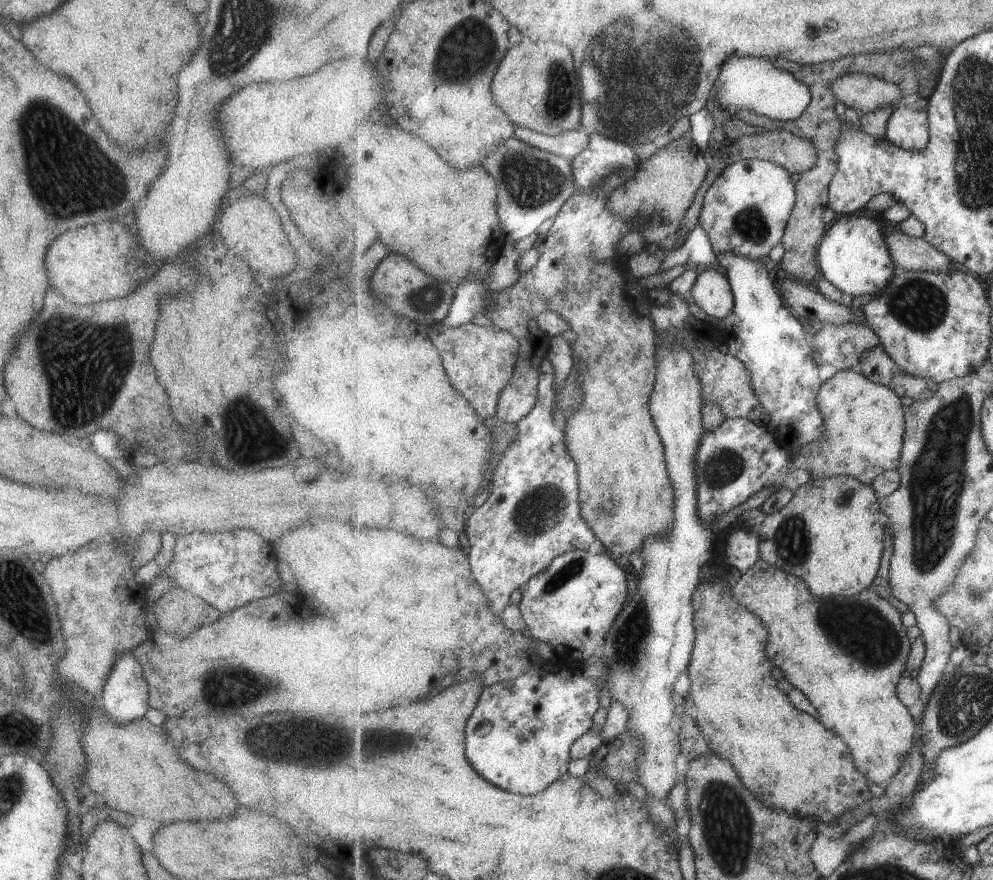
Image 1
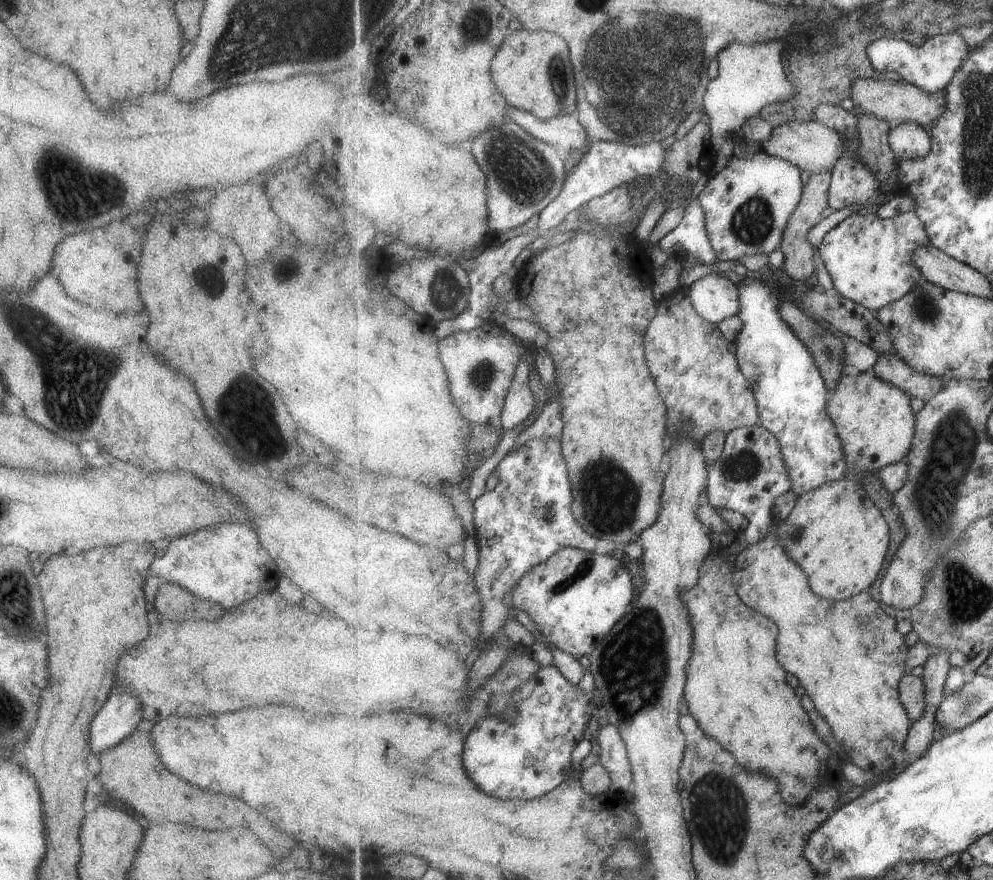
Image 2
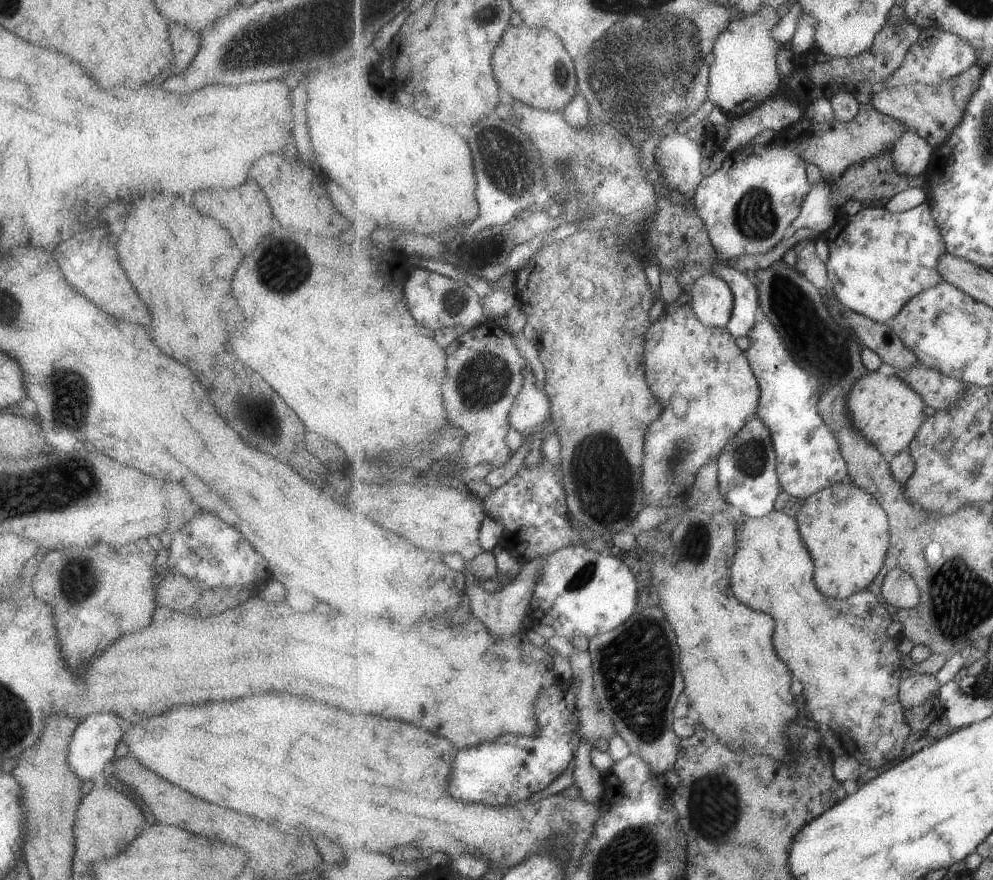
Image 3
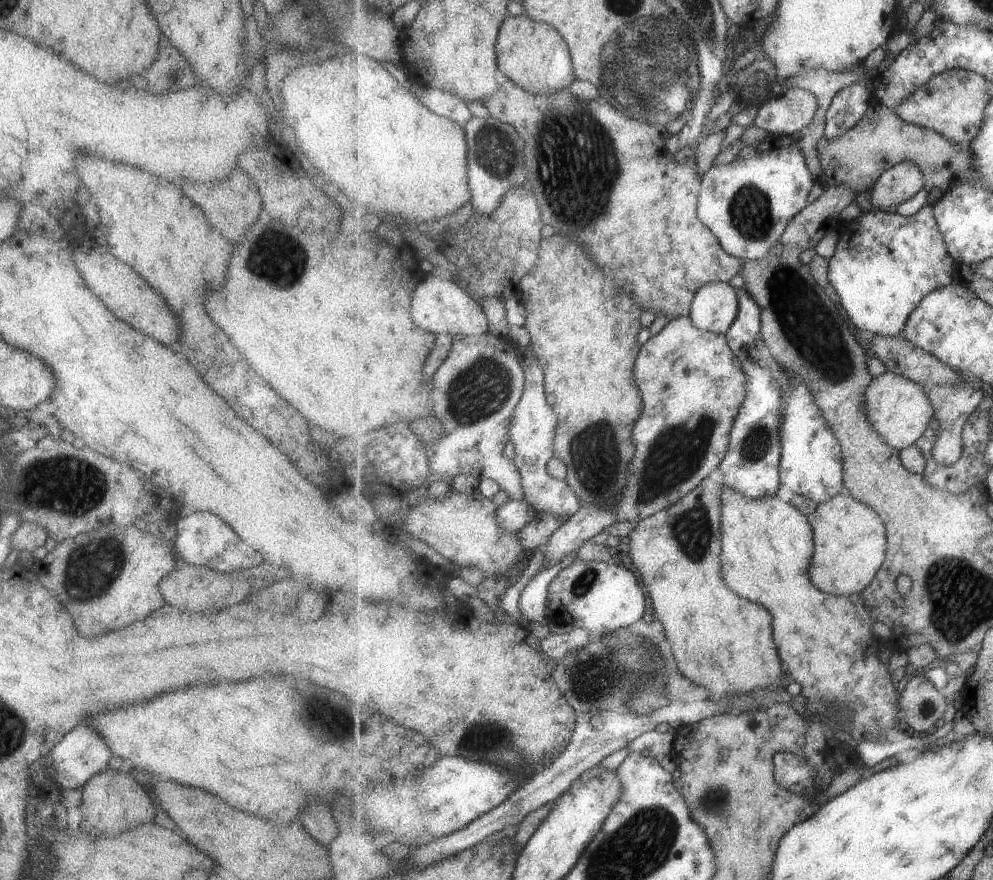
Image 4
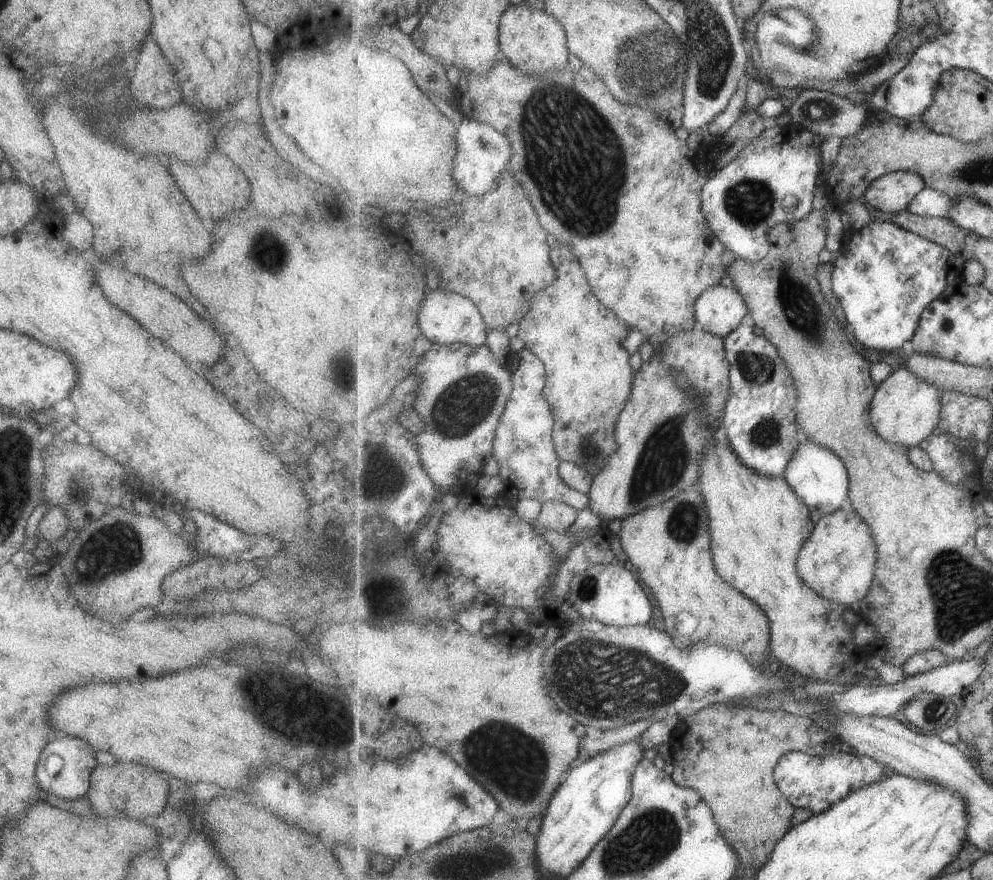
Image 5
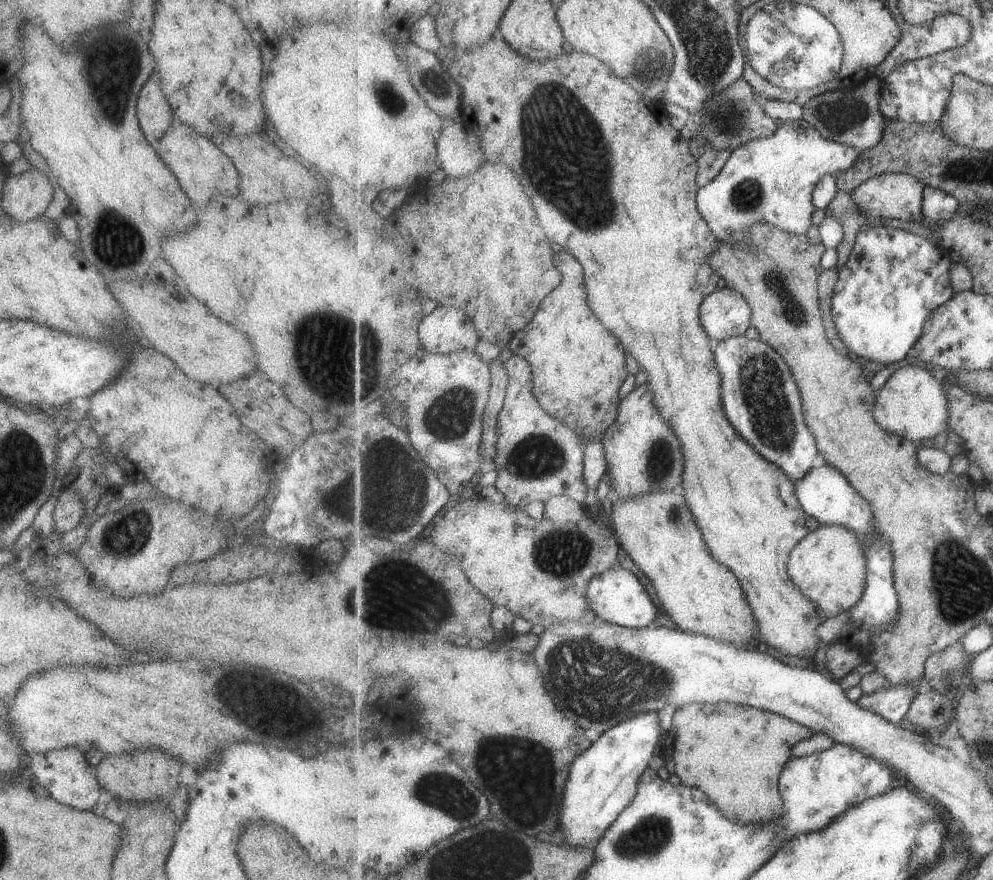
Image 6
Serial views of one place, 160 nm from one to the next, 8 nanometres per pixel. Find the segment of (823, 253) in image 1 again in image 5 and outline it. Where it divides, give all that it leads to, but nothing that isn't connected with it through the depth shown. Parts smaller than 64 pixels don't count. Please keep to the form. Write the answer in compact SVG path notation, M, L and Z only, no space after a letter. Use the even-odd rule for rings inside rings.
M872 220L864 228L851 233L844 248L834 255L832 288L846 310L847 322L858 342L885 354L895 355L903 350L917 331L925 308L929 307L950 286L963 281L966 259L950 252L942 245L929 241L893 221Z

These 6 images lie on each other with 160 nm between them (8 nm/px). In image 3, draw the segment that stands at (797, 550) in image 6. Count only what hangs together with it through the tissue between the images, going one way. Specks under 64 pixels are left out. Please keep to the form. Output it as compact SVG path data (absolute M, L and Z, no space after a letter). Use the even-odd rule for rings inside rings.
M850 480L808 496L795 518L817 564L816 584L825 596L850 598L853 593L867 589L885 566L892 540L888 512L876 497Z

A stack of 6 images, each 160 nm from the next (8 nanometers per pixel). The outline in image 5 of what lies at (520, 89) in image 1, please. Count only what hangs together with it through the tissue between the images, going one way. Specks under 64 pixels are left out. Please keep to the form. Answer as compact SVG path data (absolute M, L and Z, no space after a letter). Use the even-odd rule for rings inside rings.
M525 1L510 5L500 20L500 47L506 57L526 75L541 75L549 70L563 70L569 64L568 32L555 16L544 9L525 6Z

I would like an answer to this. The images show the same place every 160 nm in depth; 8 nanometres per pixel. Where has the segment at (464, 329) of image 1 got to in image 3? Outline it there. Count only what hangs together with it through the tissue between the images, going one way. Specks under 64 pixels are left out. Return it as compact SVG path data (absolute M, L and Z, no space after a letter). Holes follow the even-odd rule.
M489 320L477 328L468 330L446 348L448 376L444 380L444 399L451 426L461 428L467 434L467 438L457 453L459 456L454 455L456 462L459 462L464 469L475 468L477 464L487 463L492 464L491 470L493 470L495 467L499 468L515 461L515 454L511 453L511 448L507 446L505 438L512 429L509 415L517 395L523 388L523 370L528 360L514 344L513 338L506 329L497 325L495 321Z

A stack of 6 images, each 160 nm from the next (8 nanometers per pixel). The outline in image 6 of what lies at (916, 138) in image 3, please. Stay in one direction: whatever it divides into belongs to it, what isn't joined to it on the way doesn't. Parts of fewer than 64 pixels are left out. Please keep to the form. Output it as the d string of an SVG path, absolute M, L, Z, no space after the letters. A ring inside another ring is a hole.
M883 173L867 179L853 196L860 211L865 213L867 220L879 221L881 218L899 218L921 223L926 220L923 214L924 188L926 185L913 175L905 173Z

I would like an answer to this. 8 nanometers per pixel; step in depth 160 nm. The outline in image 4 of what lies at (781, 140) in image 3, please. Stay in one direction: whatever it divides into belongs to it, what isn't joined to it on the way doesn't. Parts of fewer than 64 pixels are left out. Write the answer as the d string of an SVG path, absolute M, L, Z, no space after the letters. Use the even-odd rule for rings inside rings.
M876 99L867 109L865 116L843 136L835 140L823 136L817 143L817 153L821 162L821 170L825 170L823 184L830 187L847 185L856 192L856 196L863 190L871 189L884 172L887 172L896 164L905 162L905 160L913 161L922 168L927 182L925 187L928 191L938 186L940 192L945 194L949 189L952 189L957 181L976 179L976 168L972 161L972 152L967 145L953 144L936 130L903 120L894 109L883 106Z

